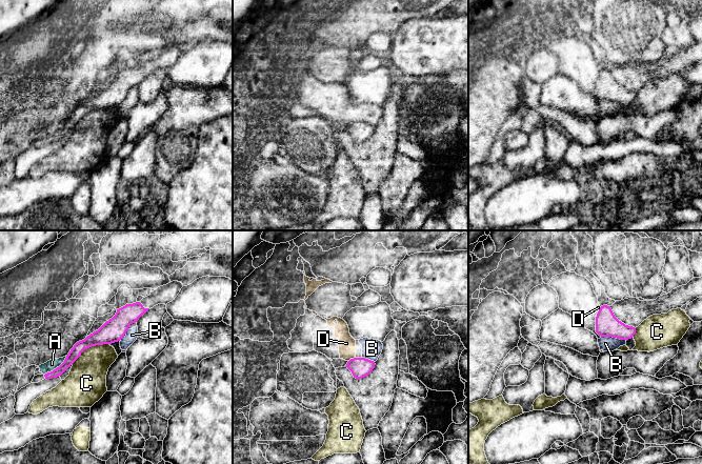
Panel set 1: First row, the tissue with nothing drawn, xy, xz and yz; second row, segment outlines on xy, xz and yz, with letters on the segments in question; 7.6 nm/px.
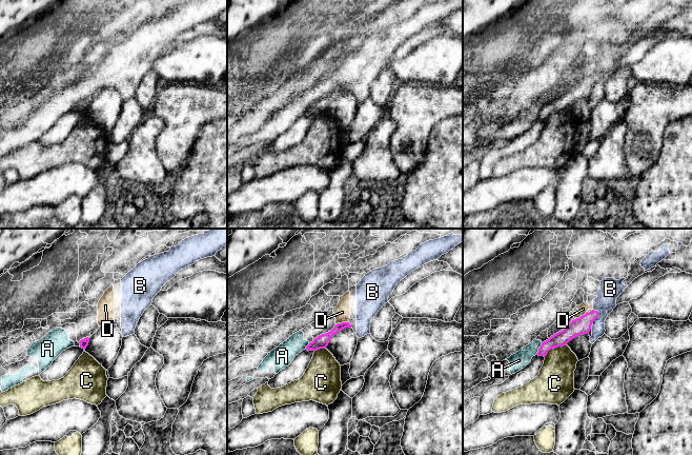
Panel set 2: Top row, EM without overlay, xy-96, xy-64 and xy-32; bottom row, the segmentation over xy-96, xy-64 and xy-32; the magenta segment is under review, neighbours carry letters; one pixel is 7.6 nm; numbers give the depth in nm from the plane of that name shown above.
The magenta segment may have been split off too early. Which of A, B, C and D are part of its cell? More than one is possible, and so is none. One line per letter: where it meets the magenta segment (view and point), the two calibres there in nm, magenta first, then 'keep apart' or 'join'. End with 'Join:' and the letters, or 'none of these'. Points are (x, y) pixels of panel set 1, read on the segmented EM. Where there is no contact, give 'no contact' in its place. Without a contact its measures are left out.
A: contact xy (57, 367); calibres 90 and 80 nm; keep apart
B: contact yz (614, 337); calibres 180 and 110 nm; keep apart
C: contact xy (89, 346); calibres 180 and 280 nm; keep apart
D: contact xz (352, 359); calibres 160 and 130 nm; keep apart
Join: none of these

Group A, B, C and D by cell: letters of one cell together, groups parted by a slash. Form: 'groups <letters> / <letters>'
groups A B D / C

